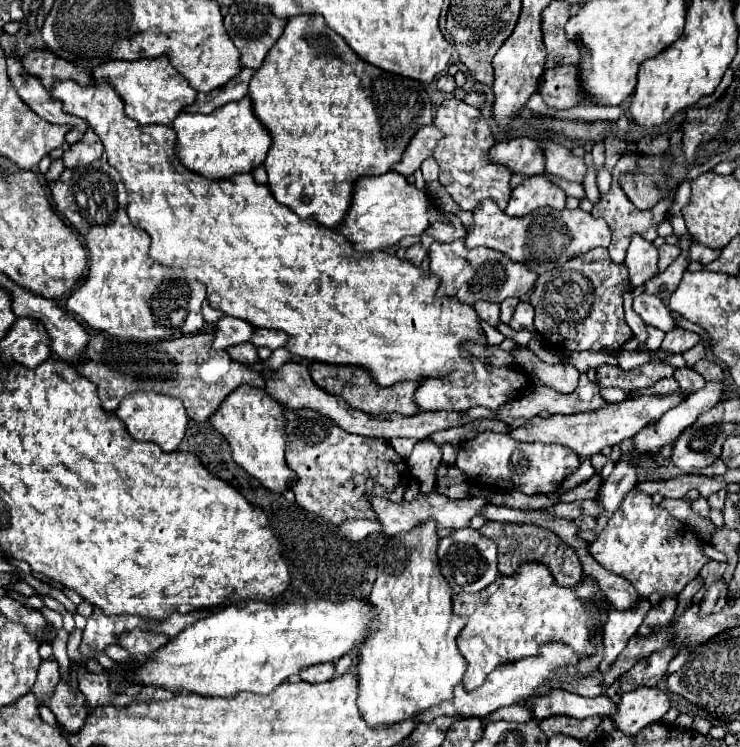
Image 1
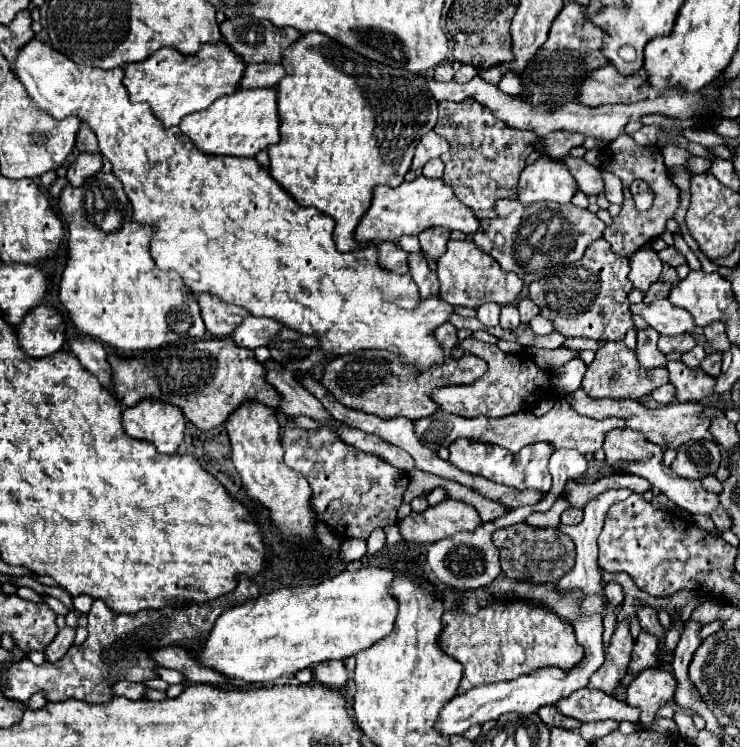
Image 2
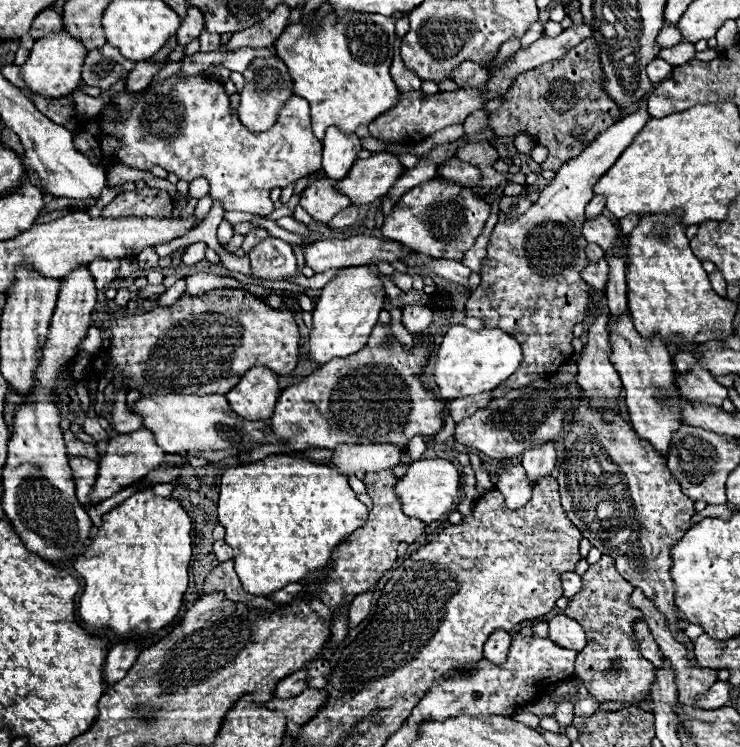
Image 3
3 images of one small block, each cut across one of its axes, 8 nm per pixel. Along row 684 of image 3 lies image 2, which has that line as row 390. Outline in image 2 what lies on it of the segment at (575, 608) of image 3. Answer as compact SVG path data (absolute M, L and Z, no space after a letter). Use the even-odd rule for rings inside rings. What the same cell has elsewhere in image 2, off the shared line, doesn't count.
M604 342L602 348L596 352L594 362L588 366L588 372L582 380L582 388L592 398L632 398L638 400L642 396L648 396L654 388L668 382L668 370L666 368L652 368L646 370L638 364L636 354L624 346L624 342Z

